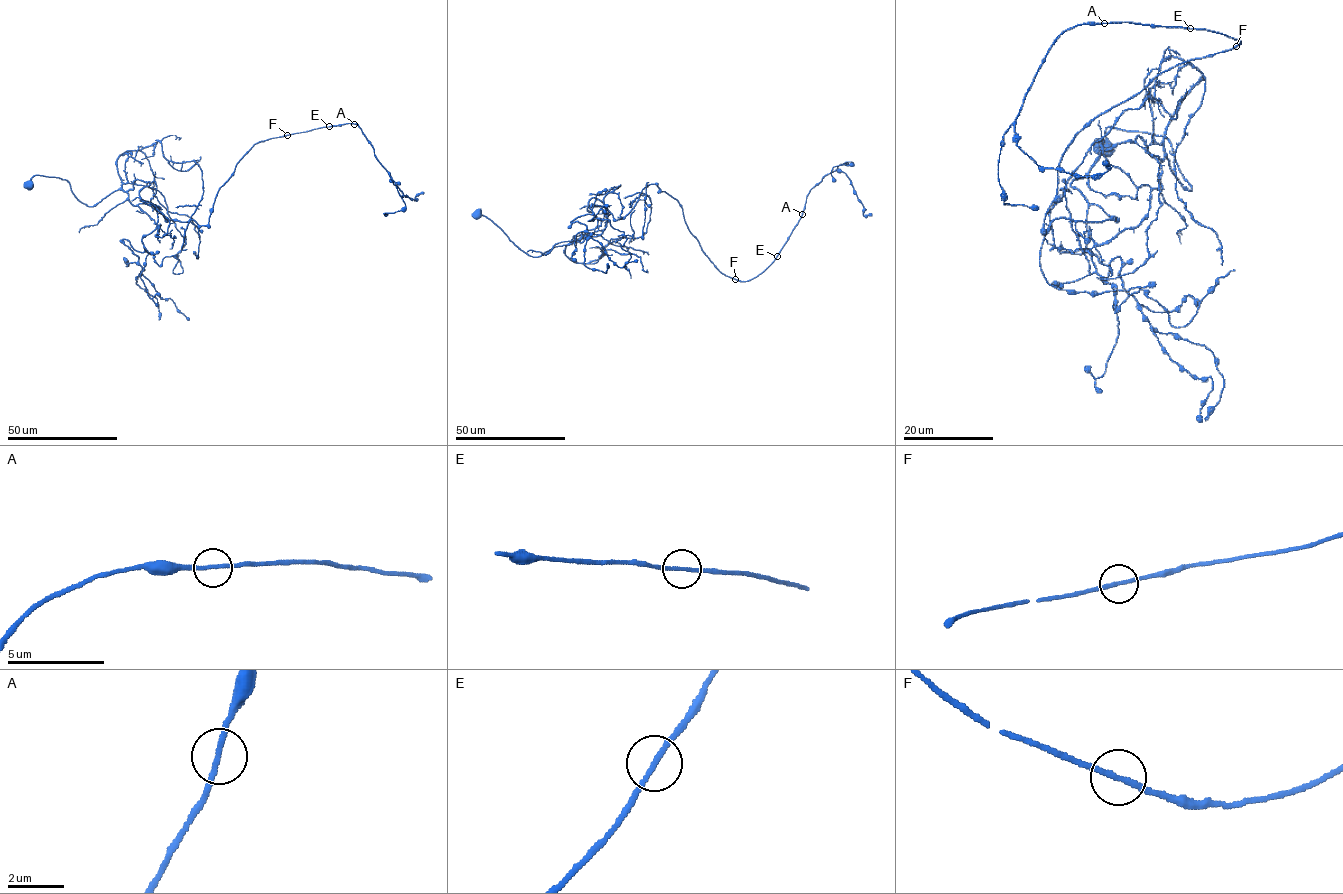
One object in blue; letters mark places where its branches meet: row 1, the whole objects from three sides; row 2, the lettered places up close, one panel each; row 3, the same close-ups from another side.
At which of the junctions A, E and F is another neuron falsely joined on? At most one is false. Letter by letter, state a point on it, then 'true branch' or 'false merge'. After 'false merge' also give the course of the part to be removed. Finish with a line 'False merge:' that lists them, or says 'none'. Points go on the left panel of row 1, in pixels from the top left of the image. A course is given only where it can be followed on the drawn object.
A: (354, 124) | true branch
E: (329, 126) | true branch
F: (287, 135) | true branch
False merge: none

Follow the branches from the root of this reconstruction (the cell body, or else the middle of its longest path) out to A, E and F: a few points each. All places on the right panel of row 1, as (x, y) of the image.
A: (1104, 147), (1164, 136), (1192, 189), (1166, 156), (1136, 227), (1043, 229), (1082, 129), (1241, 42), (1103, 23)
E: (1104, 147), (1164, 136), (1192, 189), (1166, 156), (1136, 227), (1043, 229), (1082, 129), (1241, 42), (1190, 29)
F: (1104, 147), (1164, 136), (1192, 189), (1166, 156), (1136, 227), (1043, 229), (1082, 129), (1237, 46)

